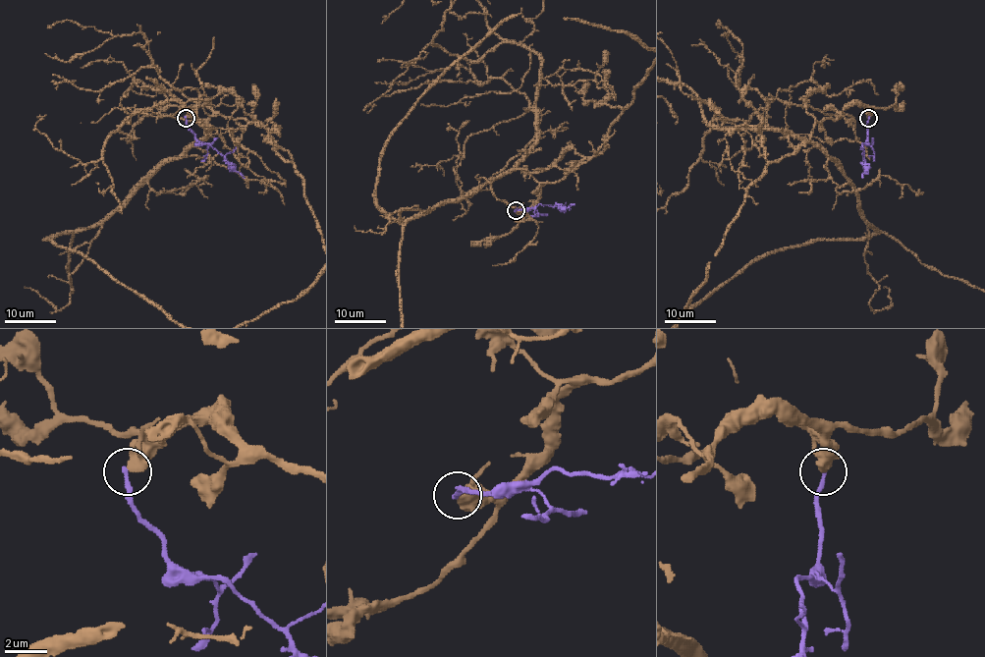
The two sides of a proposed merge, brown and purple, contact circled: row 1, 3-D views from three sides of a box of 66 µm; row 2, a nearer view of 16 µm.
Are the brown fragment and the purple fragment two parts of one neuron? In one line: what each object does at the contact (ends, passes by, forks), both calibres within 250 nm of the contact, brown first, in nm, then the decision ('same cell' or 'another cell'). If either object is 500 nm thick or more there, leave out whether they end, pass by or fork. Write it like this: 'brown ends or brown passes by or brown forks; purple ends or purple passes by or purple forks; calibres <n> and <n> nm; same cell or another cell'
calibres 500 and 220 nm; another cell

